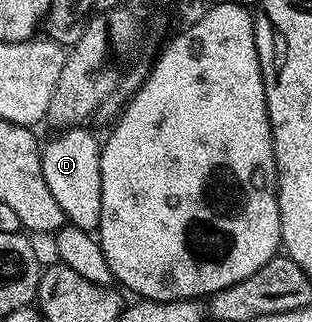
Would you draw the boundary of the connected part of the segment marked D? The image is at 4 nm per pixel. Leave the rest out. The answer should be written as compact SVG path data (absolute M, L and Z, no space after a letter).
M79 125L76 127L65 128L55 139L45 140L44 146L41 148L42 152L42 172L44 173L44 181L48 181L48 189L52 192L52 197L56 197L56 201L60 201L60 209L66 214L66 223L78 227L80 230L89 231L91 233L97 232L98 222L100 221L100 157L102 156L102 149L100 146L100 139L97 139L92 132L89 131L89 126Z

